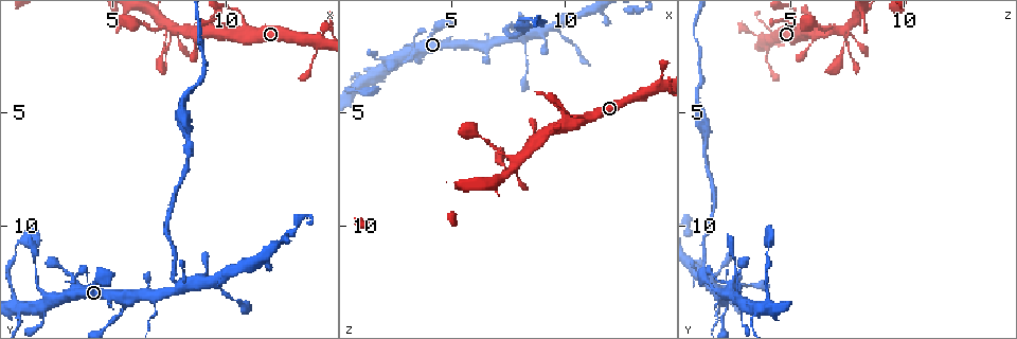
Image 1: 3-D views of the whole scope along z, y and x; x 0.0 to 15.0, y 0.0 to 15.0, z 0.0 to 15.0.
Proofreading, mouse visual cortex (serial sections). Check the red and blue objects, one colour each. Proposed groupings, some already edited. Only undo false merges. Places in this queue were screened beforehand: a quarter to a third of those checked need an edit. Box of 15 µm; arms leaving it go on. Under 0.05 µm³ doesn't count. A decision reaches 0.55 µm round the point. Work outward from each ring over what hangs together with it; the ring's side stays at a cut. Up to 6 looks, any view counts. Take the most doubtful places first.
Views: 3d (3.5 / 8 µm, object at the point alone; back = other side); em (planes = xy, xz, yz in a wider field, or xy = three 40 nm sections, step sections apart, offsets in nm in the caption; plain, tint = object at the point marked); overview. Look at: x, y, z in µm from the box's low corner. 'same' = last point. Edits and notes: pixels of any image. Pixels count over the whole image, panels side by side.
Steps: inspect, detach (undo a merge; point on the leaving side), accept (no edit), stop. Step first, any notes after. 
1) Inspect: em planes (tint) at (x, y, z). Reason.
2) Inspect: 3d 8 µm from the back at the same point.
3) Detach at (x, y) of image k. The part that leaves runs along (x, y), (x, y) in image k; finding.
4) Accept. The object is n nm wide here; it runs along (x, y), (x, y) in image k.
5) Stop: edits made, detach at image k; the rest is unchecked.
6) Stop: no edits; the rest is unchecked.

Inspect: 3d 3.5 µm from the back at (8.1, 12.8, 1.5). Looks like a crossing.

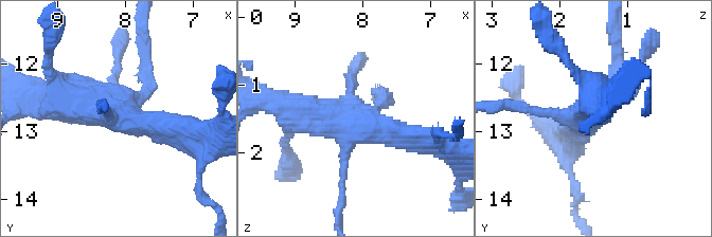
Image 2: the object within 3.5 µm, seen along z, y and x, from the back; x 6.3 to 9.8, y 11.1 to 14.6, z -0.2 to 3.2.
Inspect: em planes (plain) at (8.00, 12.75, 1.55). Shape alone is not enough.

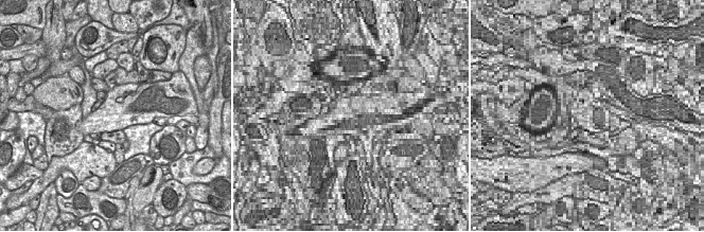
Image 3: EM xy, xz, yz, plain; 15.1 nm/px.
Inspect: em planes (tint) at the same point.

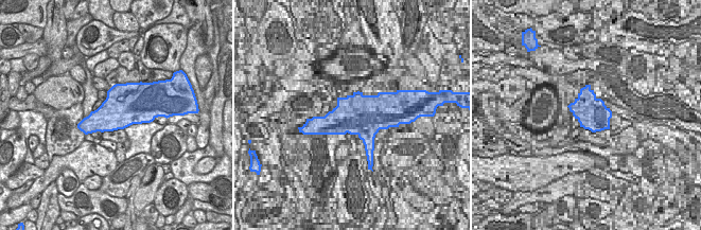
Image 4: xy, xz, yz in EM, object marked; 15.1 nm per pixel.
Detach at (146, 58) of image 2. The part that leaves runs along (136, 98), (148, 88), (142, 30) in image 2; a second cell is stuck on.

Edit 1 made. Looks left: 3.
Inspect: overview.

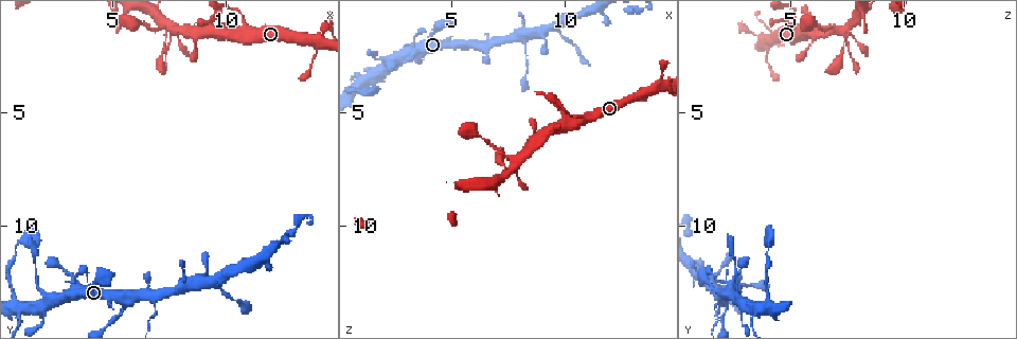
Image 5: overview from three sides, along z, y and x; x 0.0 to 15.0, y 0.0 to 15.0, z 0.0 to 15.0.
Inspect: 3d 3.5 µm at (1.9, 12.8, 2.7). Calibre changes.

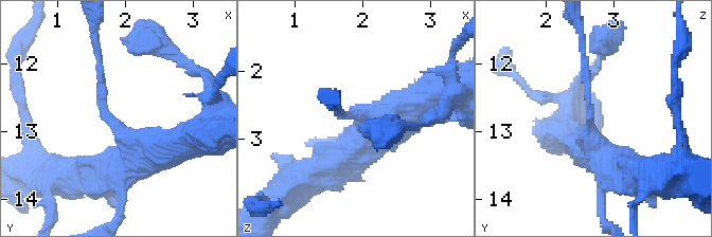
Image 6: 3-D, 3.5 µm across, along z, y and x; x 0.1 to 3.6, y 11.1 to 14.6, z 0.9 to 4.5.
Inspect: em xy step 3 (tint) at (1.85, 12.85, 2.65). The arms are 150, 450 nm wide; now the EM.

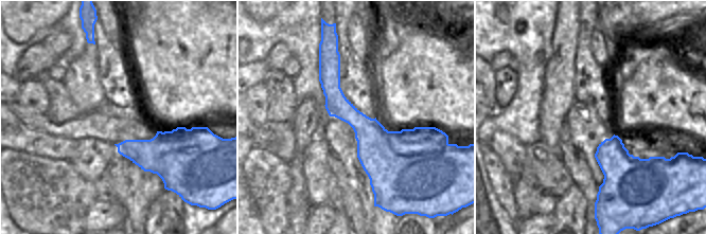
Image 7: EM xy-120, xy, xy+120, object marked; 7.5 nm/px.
Accept. The object is 280 nm wide here; it runs along (170, 150), (127, 140), (102, 108), (99, 53) in image 6; one cell here.

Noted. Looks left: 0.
Stop: edits made, detach at image 2; the rest is unchecked.

